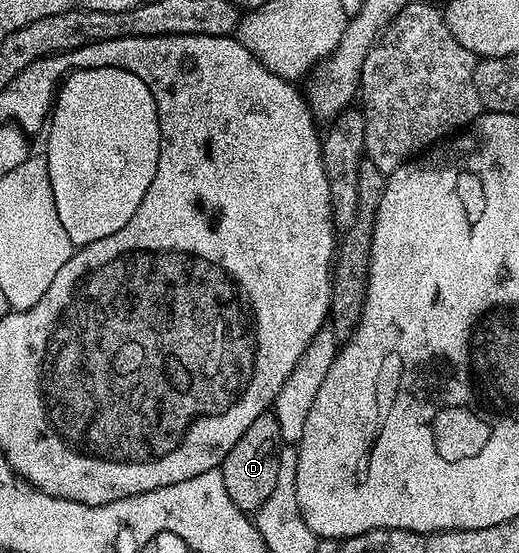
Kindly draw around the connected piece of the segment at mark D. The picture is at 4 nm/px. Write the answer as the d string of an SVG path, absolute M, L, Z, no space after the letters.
M269 411L254 419L246 431L242 431L242 439L230 447L226 459L219 467L222 479L226 483L226 495L234 499L234 503L243 513L252 515L270 499L270 491L274 491L274 483L278 483L278 463L280 450L285 444L278 431L278 419L275 412Z

